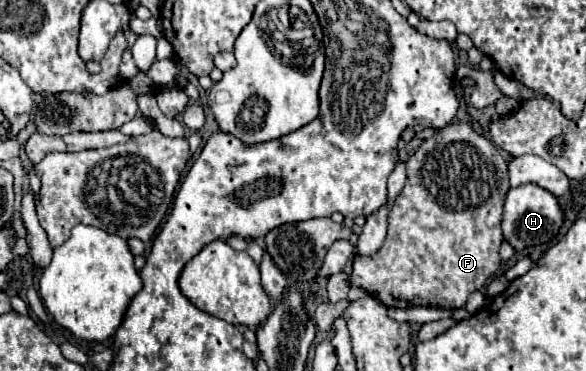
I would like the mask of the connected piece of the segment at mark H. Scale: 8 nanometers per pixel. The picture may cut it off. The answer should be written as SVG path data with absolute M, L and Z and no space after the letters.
M523 184L523 186L511 188L507 194L505 212L503 212L503 238L515 250L553 242L563 226L563 220L565 220L565 216L559 206L559 200L551 192L547 192L545 188L535 186L535 184Z

